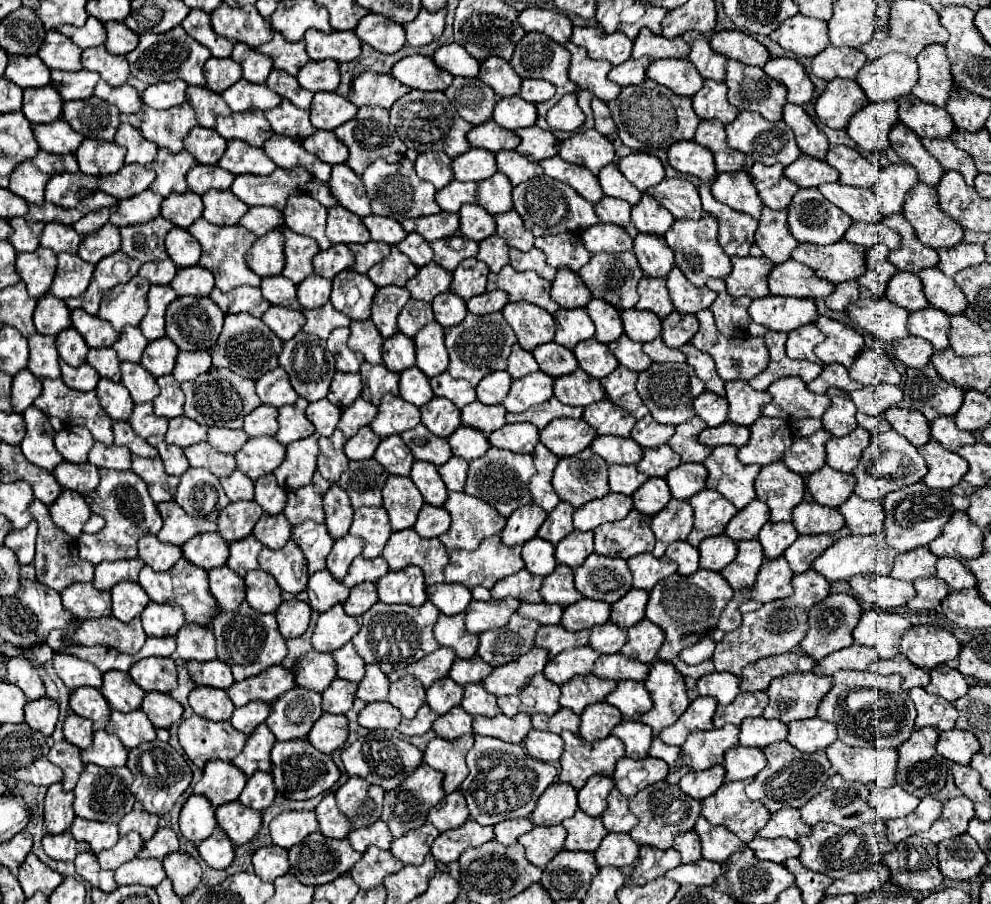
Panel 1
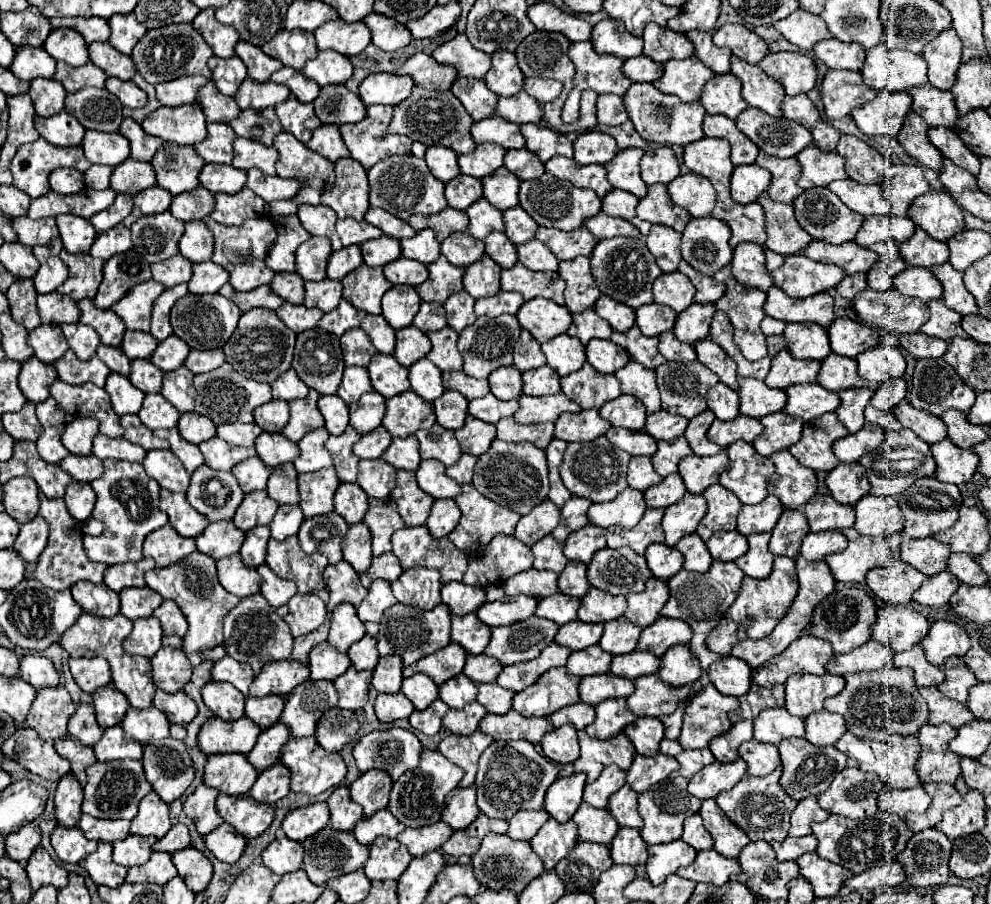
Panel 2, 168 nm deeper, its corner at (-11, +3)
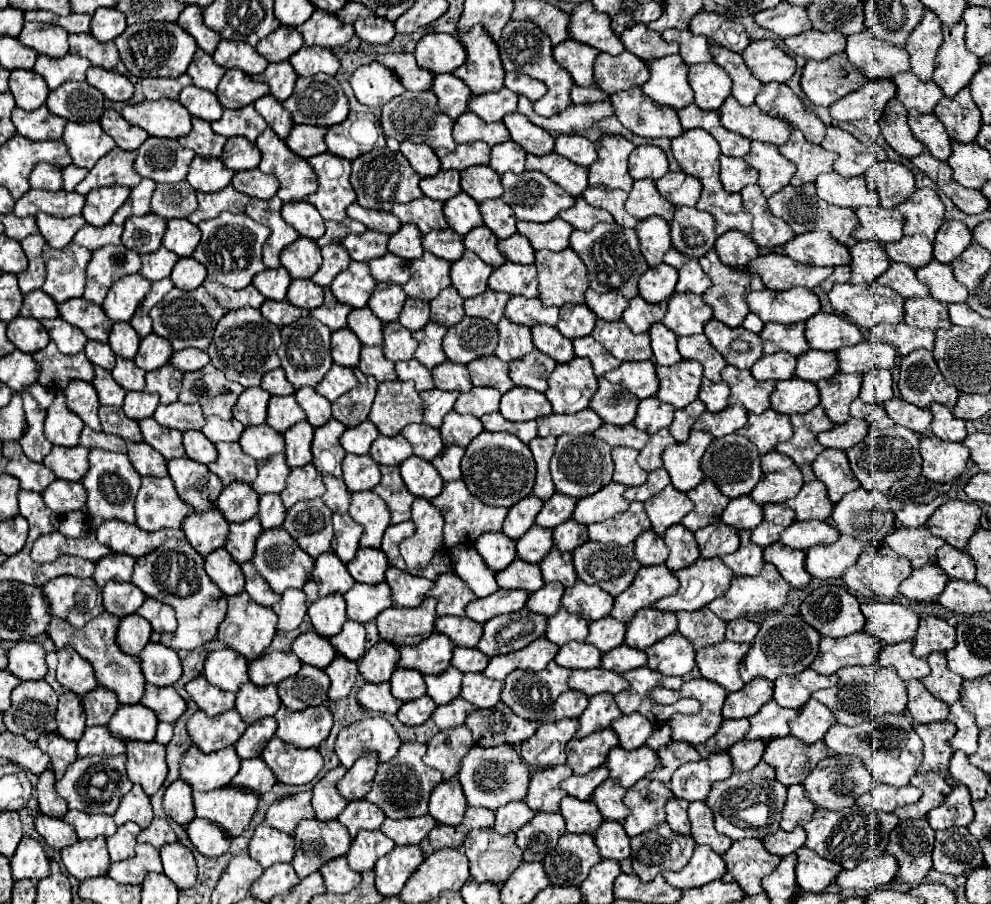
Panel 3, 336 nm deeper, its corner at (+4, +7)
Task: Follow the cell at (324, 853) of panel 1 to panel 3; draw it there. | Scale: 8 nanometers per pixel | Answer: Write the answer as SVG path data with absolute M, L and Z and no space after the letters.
M302 820L296 830L296 856L292 866L300 878L316 872L324 862L346 856L350 848L350 834L338 820Z

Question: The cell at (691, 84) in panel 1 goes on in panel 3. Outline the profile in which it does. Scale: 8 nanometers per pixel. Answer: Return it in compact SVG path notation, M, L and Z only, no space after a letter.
M678 54L652 60L650 80L642 86L642 92L654 102L674 110L688 106L694 98L688 84L688 66Z

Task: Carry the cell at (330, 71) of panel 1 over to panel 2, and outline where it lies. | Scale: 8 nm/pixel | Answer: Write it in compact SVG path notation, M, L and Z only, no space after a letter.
M327 50L327 52L319 52L317 58L309 60L301 72L307 78L315 80L319 86L345 84L353 74L353 66L347 56Z

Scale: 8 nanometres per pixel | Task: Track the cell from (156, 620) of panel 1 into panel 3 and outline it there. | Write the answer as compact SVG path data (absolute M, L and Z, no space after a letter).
M146 598L144 604L138 608L138 614L152 624L154 632L160 632L160 634L162 632L174 632L176 626L178 626L174 610L160 600Z

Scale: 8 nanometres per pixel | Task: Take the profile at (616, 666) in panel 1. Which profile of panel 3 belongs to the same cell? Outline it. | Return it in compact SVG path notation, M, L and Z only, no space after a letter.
M622 644L616 650L610 650L602 656L602 668L618 672L618 674L640 668L640 666L646 666L646 652L630 648L626 644Z

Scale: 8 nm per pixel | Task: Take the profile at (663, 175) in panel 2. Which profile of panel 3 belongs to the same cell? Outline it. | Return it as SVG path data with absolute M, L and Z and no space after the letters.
M638 146L628 160L628 170L634 180L658 180L668 172L668 158L658 146Z

